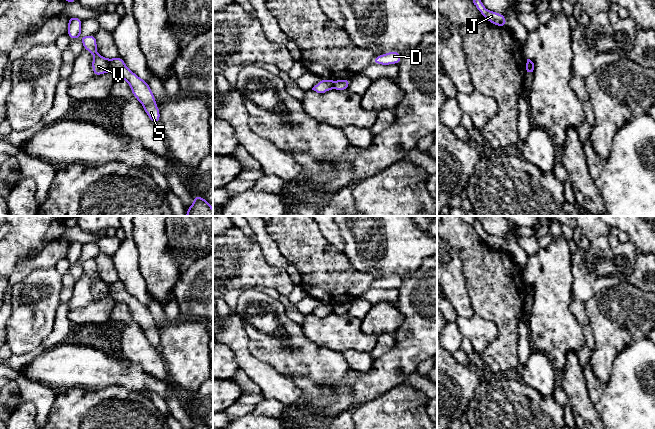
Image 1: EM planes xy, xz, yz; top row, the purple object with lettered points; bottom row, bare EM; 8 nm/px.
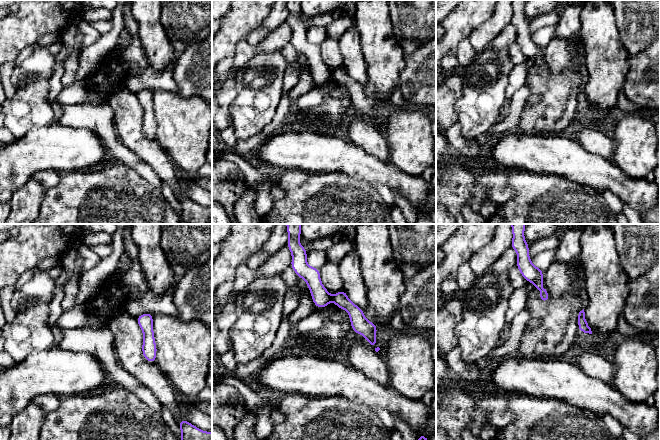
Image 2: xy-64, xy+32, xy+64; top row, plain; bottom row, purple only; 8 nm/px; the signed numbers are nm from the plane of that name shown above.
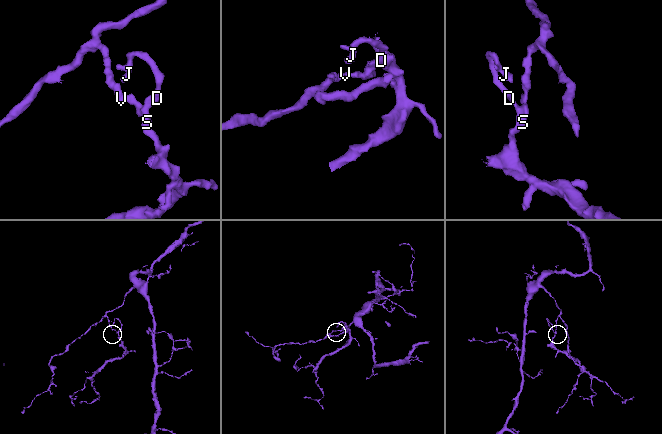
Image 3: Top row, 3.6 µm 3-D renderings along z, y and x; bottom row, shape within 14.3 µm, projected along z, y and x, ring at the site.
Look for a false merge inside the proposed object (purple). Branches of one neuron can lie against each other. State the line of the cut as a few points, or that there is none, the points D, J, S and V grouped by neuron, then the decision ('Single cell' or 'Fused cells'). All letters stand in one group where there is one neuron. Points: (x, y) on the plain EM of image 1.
Split along xy (108, 284), (109, 294). Groups: D J S / V. Fused cells

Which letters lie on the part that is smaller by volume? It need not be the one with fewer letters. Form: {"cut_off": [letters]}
{"cut_off": ["D", "J", "S"]}

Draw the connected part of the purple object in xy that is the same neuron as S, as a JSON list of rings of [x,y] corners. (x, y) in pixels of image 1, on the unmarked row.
[[[120,280],[112,282],[109,285],[109,295],[116,303],[124,303],[128,306],[133,320],[142,328],[144,335],[150,344],[154,348],[159,349],[160,334],[156,329],[156,323],[148,306],[129,294],[125,285]]]

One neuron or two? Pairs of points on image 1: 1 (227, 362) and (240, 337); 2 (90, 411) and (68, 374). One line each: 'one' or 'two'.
1: two
2: two

